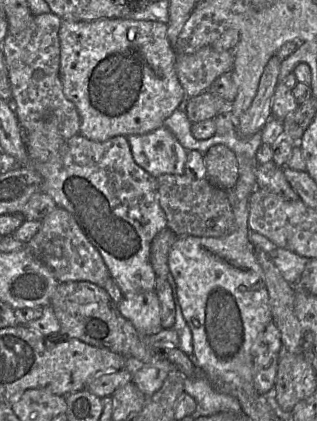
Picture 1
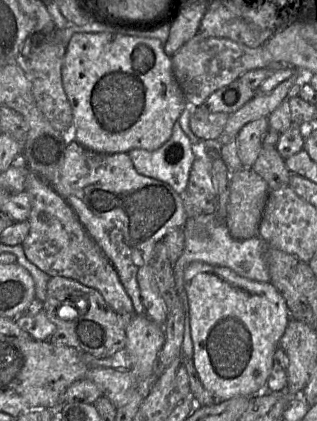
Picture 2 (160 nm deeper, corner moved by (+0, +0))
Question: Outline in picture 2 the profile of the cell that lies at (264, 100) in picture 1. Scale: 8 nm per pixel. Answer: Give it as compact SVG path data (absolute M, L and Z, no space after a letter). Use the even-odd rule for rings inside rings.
M268 118L247 123L237 135L237 152L243 168L251 169L262 148L261 137L268 129Z

